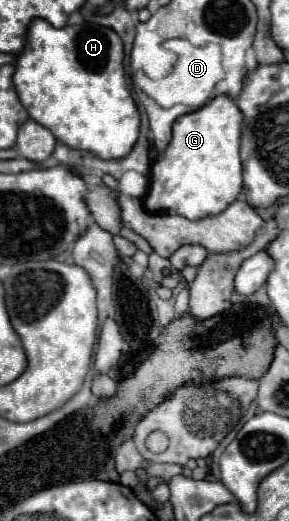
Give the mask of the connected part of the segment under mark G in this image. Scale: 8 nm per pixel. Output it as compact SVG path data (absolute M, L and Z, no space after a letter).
M214 97L202 109L178 117L174 121L174 133L166 151L150 167L148 193L142 199L146 211L170 211L186 219L206 219L222 213L230 203L234 203L242 191L242 163L240 163L240 127L242 113L232 97Z

